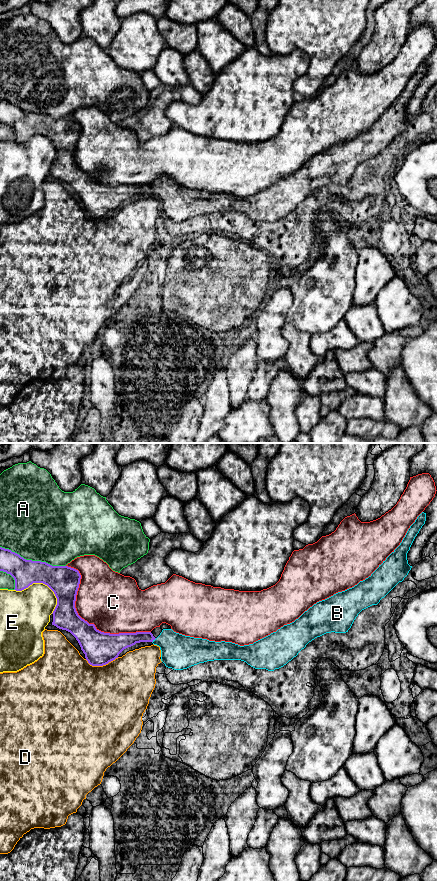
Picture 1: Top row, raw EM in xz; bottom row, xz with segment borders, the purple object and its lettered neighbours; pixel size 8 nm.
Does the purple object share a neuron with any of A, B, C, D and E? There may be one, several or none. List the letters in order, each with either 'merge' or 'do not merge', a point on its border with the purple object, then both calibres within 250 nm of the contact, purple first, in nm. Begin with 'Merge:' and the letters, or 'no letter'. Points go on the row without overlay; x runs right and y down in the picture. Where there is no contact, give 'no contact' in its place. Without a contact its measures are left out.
Merge: B
A: do not merge; contact xz (33, 113); calibres 200 and 480 nm
B: merge; contact xz (154, 191); calibres 130 and 280 nm
C: do not merge; contact xz (86, 173); calibres 260 and 460 nm
D: do not merge; contact xz (101, 217); calibres 260 and 500 nm
E: do not merge; contact xz (40, 134); calibres 240 and 340 nm

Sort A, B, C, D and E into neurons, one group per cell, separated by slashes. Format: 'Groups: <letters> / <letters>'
Groups: A / B / C / D / E

